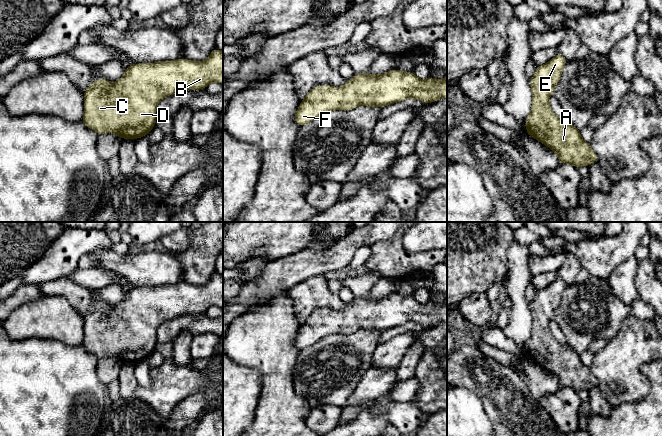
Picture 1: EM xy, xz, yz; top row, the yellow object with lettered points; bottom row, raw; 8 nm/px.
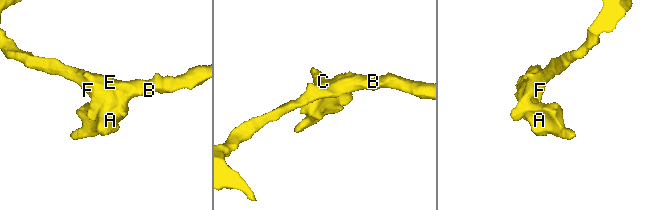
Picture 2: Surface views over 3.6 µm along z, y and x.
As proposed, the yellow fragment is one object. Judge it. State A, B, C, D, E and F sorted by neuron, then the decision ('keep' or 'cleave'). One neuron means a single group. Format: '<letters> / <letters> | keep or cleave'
A B C D E F | keep

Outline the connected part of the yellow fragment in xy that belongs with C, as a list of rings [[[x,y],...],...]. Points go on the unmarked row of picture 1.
[[[216,271],[212,274],[207,284],[202,286],[191,285],[179,282],[174,285],[129,288],[121,303],[116,307],[111,307],[102,302],[99,306],[92,305],[90,310],[84,315],[84,339],[82,347],[94,354],[97,358],[116,357],[119,363],[137,363],[148,359],[155,351],[156,331],[165,321],[177,318],[186,314],[205,313],[210,307],[217,306],[223,308],[223,275]]]

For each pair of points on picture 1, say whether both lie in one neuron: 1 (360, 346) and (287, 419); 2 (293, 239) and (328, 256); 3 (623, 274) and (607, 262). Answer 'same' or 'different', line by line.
1: different
2: different
3: different

